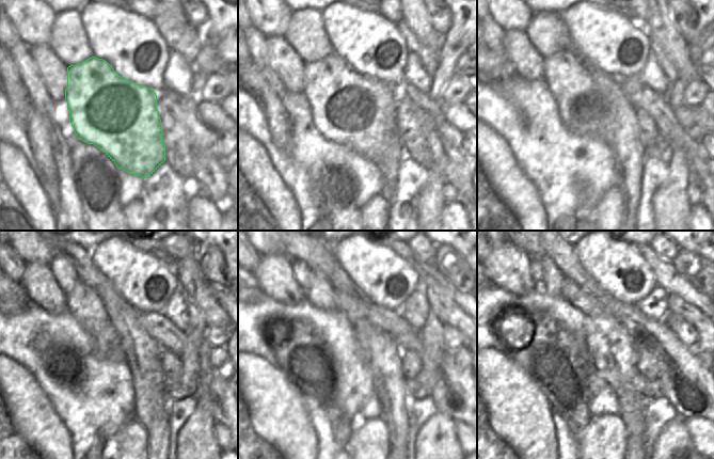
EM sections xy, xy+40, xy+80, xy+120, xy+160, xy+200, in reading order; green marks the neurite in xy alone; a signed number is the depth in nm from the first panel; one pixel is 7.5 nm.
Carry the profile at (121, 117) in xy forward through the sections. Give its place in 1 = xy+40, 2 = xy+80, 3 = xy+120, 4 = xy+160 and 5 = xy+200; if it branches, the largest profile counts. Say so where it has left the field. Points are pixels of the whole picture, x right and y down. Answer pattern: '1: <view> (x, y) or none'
1: xy+40 (348, 108)
2: xy+80 (585, 108)
3: xy+120 (83, 302)
4: xy+160 (320, 294)
5: xy+200 (554, 284)

